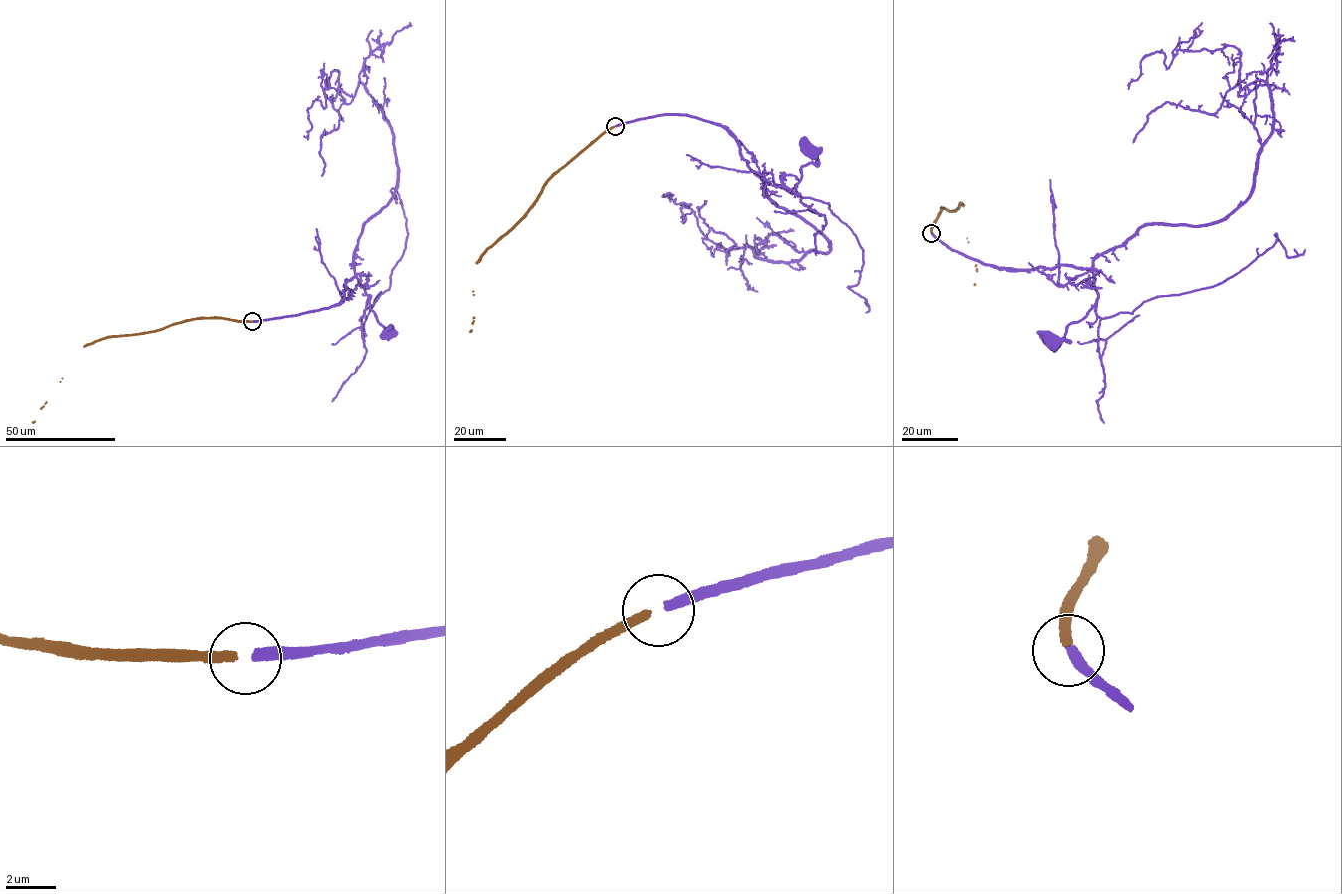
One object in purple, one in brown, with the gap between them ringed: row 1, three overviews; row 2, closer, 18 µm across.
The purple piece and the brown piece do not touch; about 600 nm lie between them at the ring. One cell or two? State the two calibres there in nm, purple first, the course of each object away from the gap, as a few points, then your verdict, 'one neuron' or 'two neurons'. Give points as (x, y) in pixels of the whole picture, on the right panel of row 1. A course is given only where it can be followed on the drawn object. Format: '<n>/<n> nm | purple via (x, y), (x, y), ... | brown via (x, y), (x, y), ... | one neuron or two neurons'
400/340 nm | purple via (932, 233), (956, 252), (994, 267), (1061, 265), (1092, 272), (1094, 306), (1067, 328), (1066, 341), (1052, 343) | brown via (931, 233), (940, 207), (953, 211), (959, 202), (963, 206), (968, 242), (977, 269), (975, 285) | one neuron

